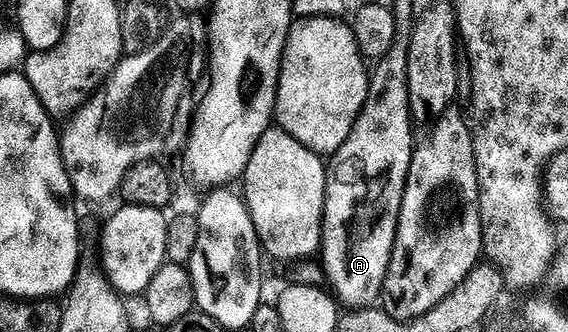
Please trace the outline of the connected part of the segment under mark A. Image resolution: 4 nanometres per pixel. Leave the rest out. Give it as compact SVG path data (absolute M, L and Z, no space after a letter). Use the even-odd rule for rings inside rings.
M394 47L376 66L377 77L375 73L369 86L369 100L365 103L365 110L361 112L347 143L343 143L339 152L332 154L327 165L329 179L325 192L325 234L321 237L319 261L325 268L326 279L336 300L342 306L351 305L347 307L354 310L378 304L393 258L397 224L415 148L415 122L409 109L408 57L408 48Z

